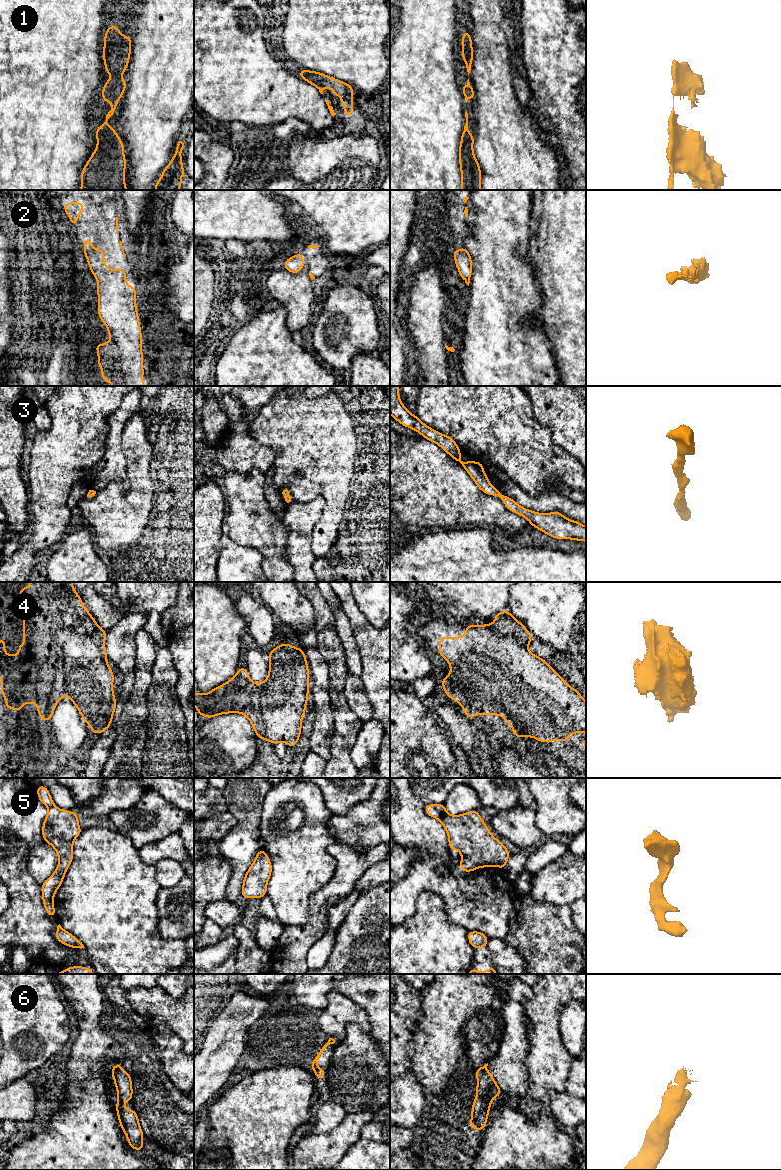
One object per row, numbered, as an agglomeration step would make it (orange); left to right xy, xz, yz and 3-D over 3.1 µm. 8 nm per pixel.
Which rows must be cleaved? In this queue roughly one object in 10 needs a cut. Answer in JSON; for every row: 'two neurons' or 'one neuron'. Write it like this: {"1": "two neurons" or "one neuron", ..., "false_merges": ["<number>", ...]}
{"1": "one neuron", "2": "one neuron", "3": "one neuron", "4": "one neuron", "5": "one neuron", "6": "one neuron", "false_merges": []}

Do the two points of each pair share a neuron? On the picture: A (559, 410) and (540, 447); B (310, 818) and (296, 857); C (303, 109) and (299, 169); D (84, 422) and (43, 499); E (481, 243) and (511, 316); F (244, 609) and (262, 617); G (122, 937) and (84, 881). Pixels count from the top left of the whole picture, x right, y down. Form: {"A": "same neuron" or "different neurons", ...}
{"A": "different neurons", "B": "same neuron", "C": "different neurons", "D": "same neuron", "E": "same neuron", "F": "same neuron", "G": "same neuron"}

